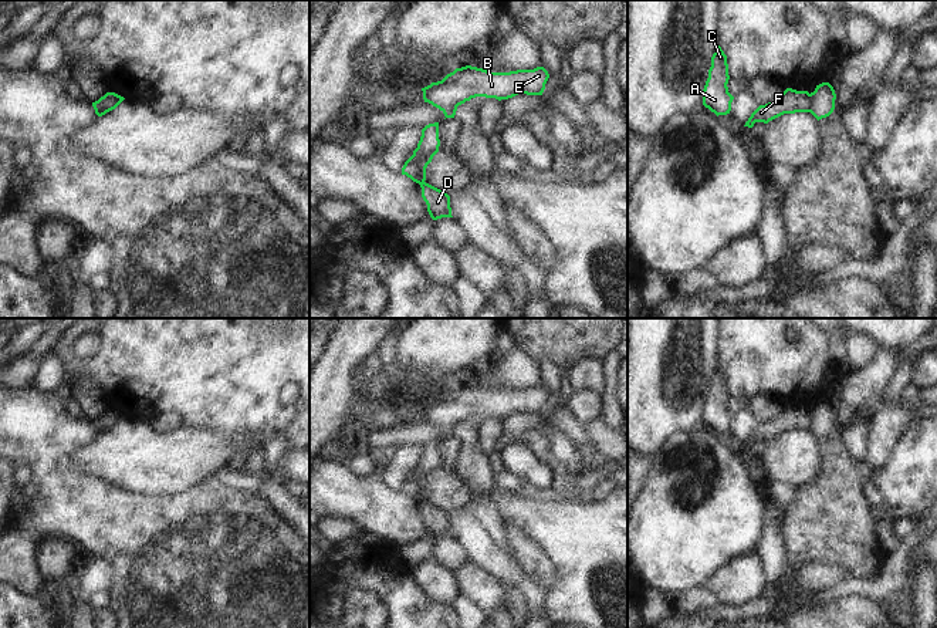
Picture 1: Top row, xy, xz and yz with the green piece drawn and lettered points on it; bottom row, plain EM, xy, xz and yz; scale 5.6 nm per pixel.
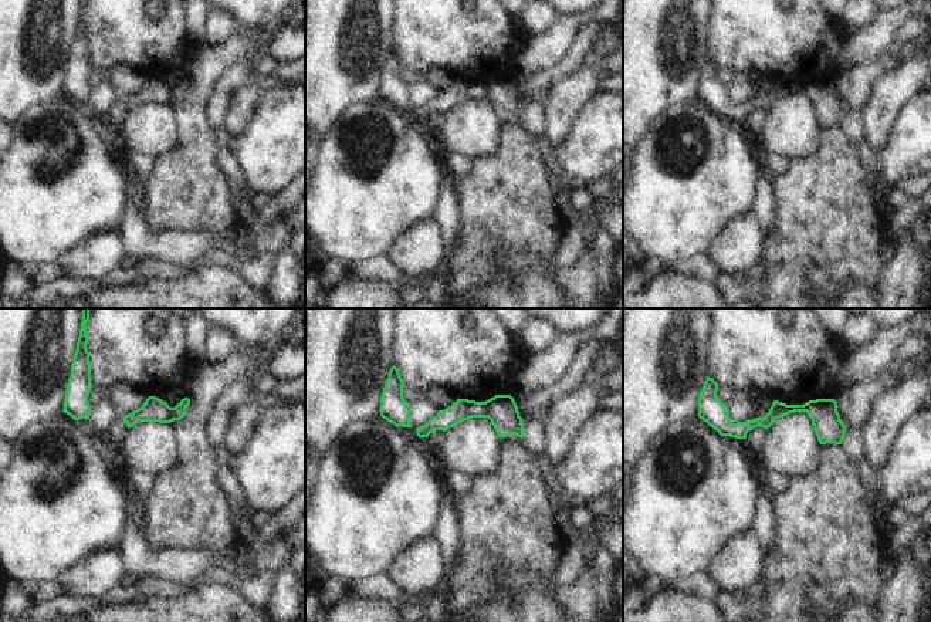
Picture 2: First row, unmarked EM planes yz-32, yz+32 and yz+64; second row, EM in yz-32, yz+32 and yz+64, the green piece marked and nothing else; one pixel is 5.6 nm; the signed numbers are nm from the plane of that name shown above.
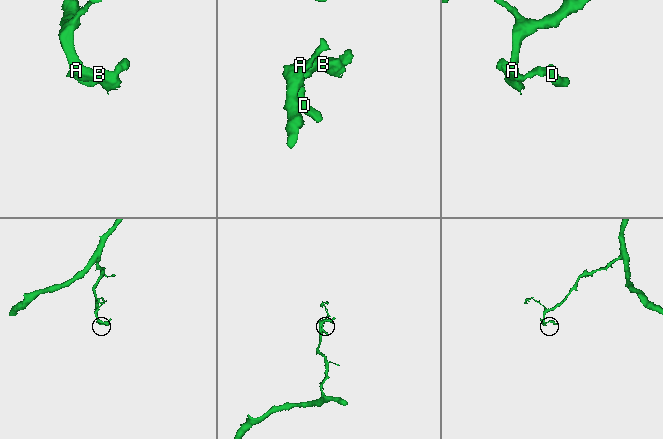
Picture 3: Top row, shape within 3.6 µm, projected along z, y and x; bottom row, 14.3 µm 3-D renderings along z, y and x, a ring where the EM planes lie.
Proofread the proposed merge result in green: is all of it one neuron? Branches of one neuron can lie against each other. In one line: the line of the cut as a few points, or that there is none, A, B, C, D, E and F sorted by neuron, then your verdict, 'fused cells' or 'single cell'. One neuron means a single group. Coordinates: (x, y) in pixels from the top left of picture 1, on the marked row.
cut yz (808, 94), (809, 111); groups A B C E F / D; fused cells

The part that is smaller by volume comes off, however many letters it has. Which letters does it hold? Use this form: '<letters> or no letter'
D

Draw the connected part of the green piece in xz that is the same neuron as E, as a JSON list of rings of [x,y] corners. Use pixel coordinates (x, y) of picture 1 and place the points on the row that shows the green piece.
[[[466,65],[456,68],[442,81],[422,88],[424,102],[439,108],[446,118],[454,118],[457,107],[476,97],[498,101],[518,94],[542,95],[549,78],[544,67],[517,70],[510,72],[488,72]]]

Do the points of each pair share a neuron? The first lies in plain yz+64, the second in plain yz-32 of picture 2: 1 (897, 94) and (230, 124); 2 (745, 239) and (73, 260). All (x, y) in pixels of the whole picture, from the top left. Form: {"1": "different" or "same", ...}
{"1": "same", "2": "same"}

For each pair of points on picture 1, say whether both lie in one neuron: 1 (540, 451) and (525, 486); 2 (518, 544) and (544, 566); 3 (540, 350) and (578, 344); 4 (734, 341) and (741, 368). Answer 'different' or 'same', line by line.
1: same
2: same
3: same
4: same

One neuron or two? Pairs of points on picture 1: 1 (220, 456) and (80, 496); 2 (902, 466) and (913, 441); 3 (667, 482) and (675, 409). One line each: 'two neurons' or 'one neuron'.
1: two neurons
2: one neuron
3: two neurons

